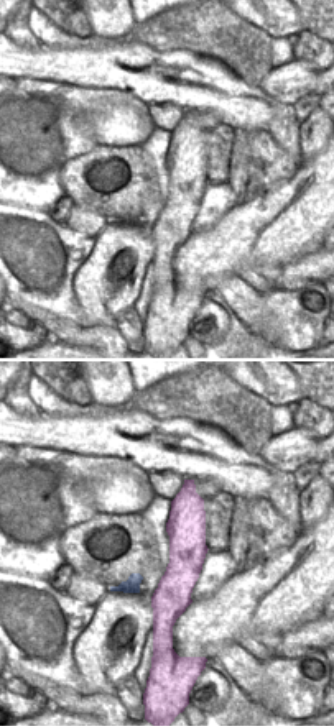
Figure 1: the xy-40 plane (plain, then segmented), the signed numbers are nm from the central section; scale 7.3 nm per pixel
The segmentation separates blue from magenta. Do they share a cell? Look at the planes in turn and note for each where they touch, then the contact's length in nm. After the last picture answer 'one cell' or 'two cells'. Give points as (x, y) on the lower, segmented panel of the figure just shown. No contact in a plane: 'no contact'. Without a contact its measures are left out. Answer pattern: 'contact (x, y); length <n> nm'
no contact

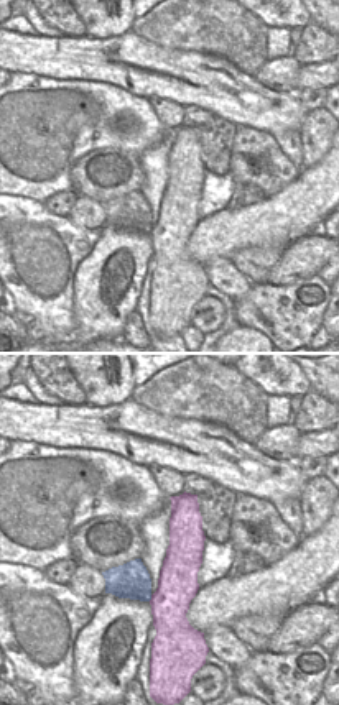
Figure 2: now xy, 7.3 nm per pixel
contact (150, 599); length 60 nm

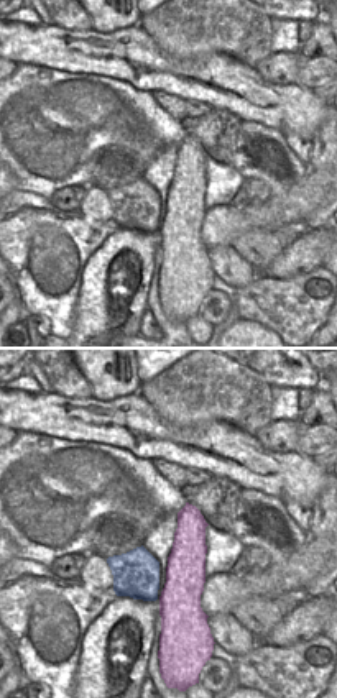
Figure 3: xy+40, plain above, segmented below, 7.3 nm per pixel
no contact

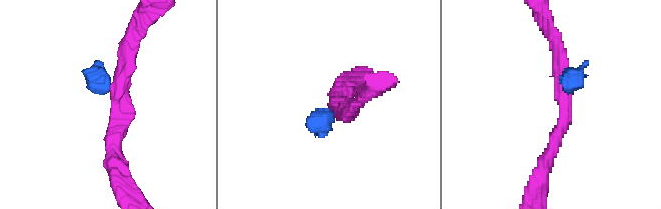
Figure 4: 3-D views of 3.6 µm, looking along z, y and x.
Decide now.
two cells

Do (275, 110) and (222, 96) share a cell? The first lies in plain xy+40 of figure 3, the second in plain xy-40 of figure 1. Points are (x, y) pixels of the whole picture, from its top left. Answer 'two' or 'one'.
one

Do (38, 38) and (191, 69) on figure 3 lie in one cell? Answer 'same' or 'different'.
same

